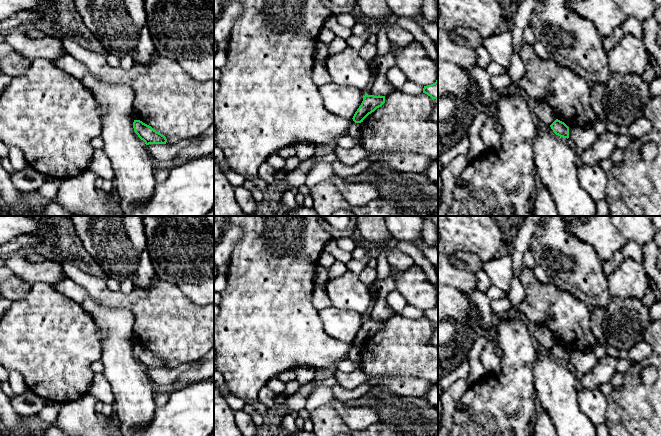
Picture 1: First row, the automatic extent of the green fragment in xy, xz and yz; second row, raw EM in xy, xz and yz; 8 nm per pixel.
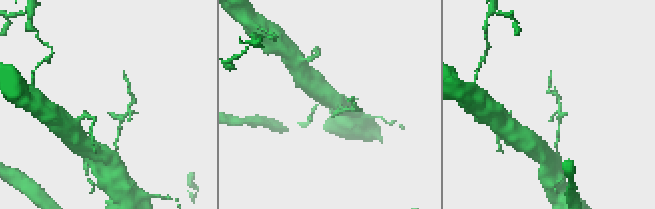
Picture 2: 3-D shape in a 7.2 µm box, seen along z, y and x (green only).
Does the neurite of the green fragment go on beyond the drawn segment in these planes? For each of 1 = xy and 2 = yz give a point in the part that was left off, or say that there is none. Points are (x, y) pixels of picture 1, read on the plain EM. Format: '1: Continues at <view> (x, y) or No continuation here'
1: No continuation here
2: No continuation here

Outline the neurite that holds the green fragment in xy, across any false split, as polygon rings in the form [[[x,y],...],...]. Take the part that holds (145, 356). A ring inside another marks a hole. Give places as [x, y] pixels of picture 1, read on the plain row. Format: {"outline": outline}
{"outline": [[[134,344],[133,352],[138,361],[149,368],[166,368],[167,363],[164,359],[154,354],[151,350],[143,347],[140,344]]]}

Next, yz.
{"outline": [[[556,343],[551,349],[553,356],[563,362],[569,362],[569,351],[562,345]]]}

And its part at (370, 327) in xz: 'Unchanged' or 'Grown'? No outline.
Unchanged

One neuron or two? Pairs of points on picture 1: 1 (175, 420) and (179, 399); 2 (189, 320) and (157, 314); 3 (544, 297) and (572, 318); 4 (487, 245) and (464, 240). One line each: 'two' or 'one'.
1: one
2: one
3: one
4: one

